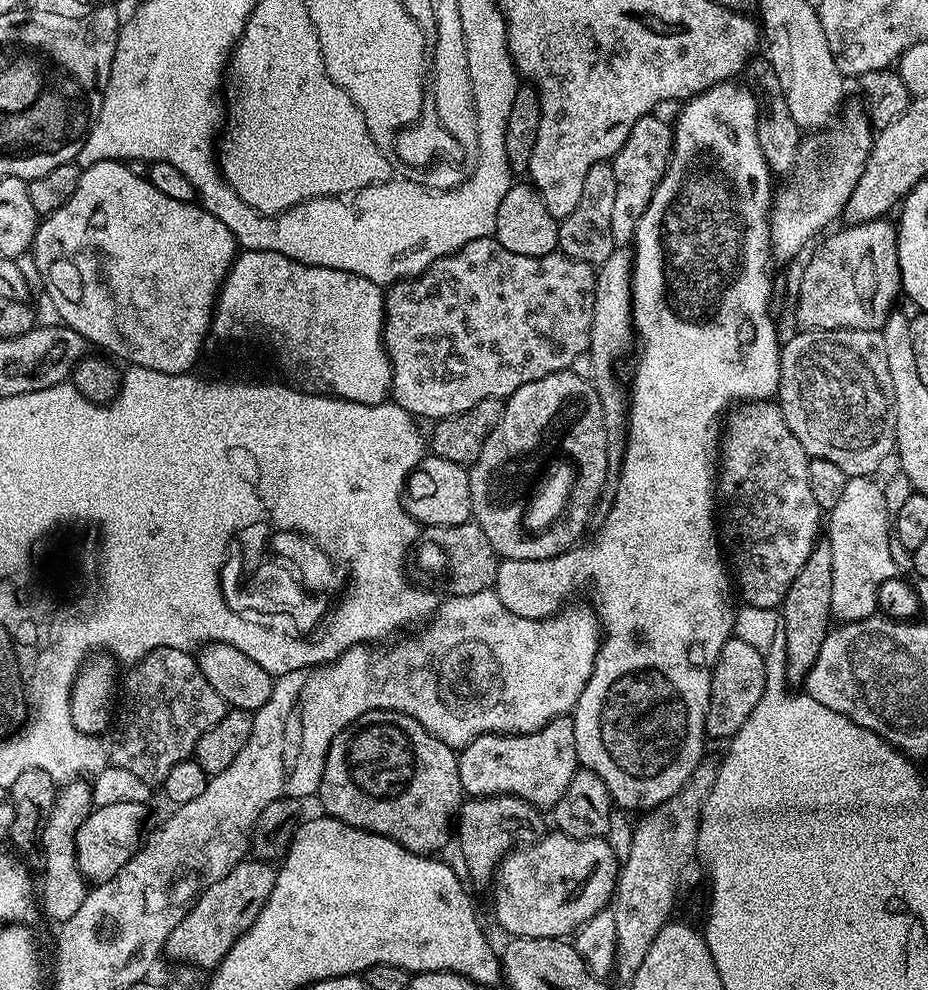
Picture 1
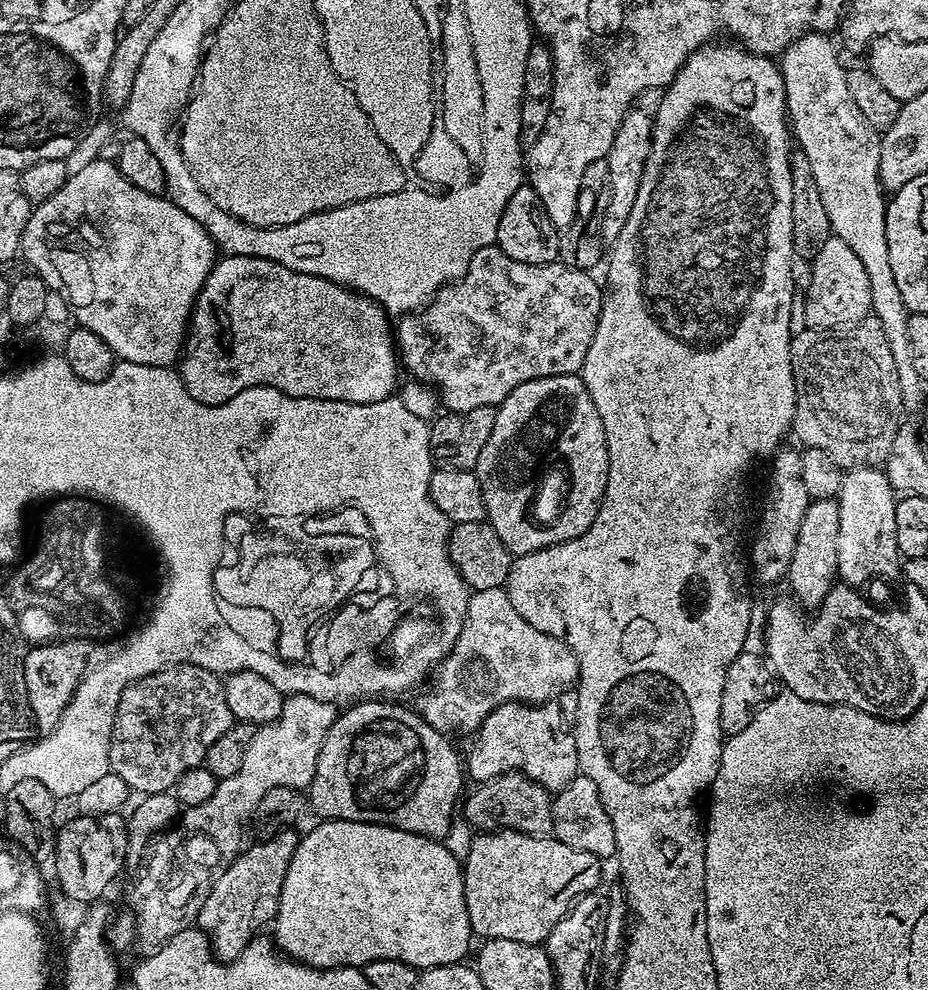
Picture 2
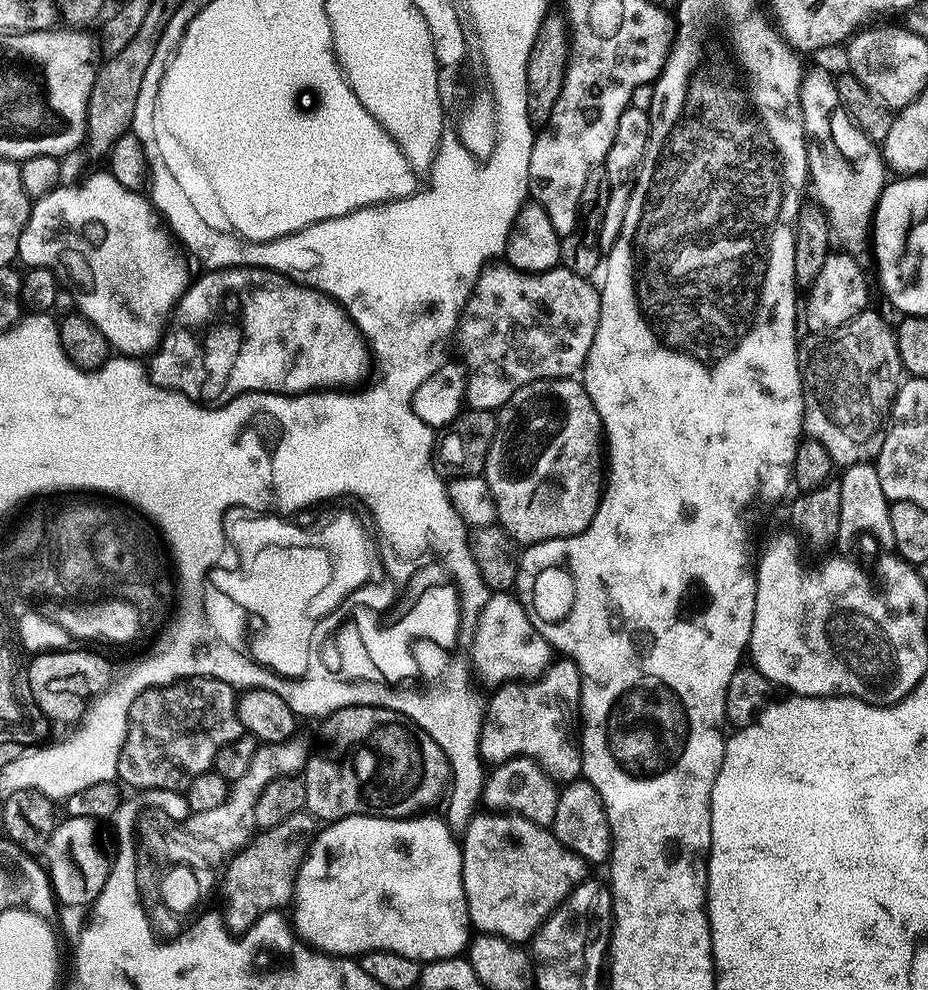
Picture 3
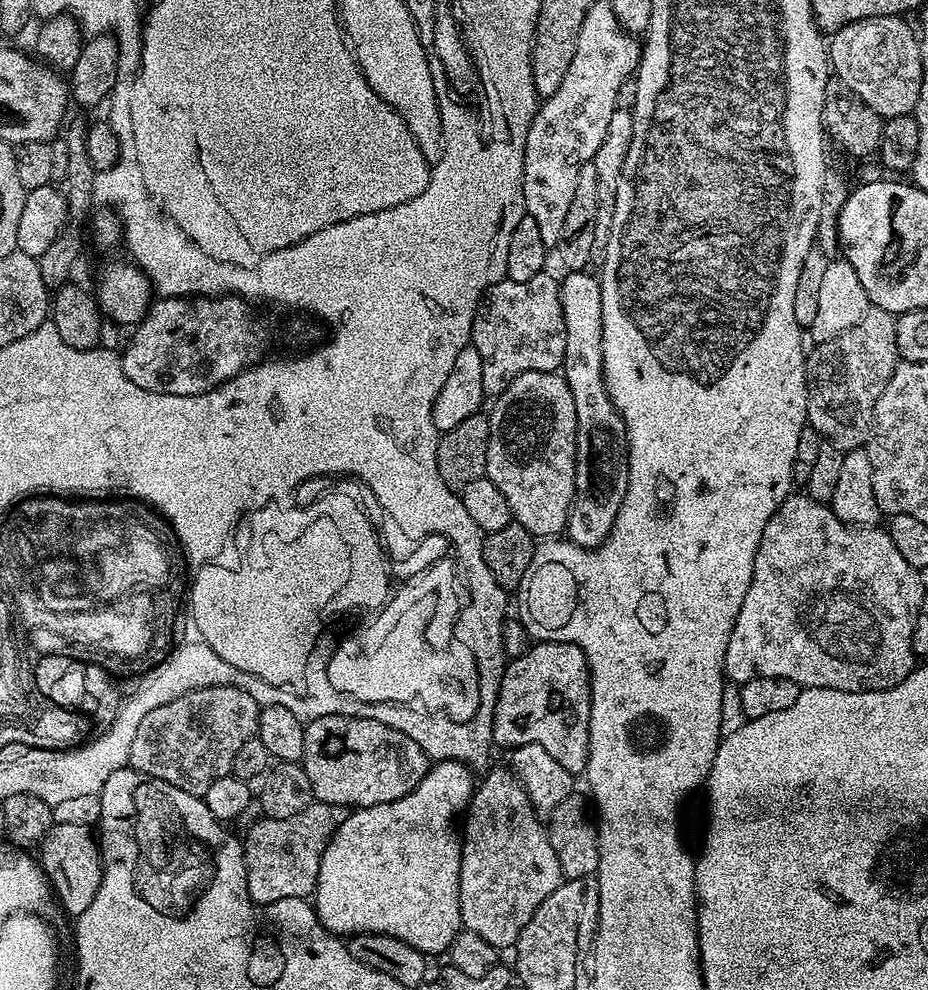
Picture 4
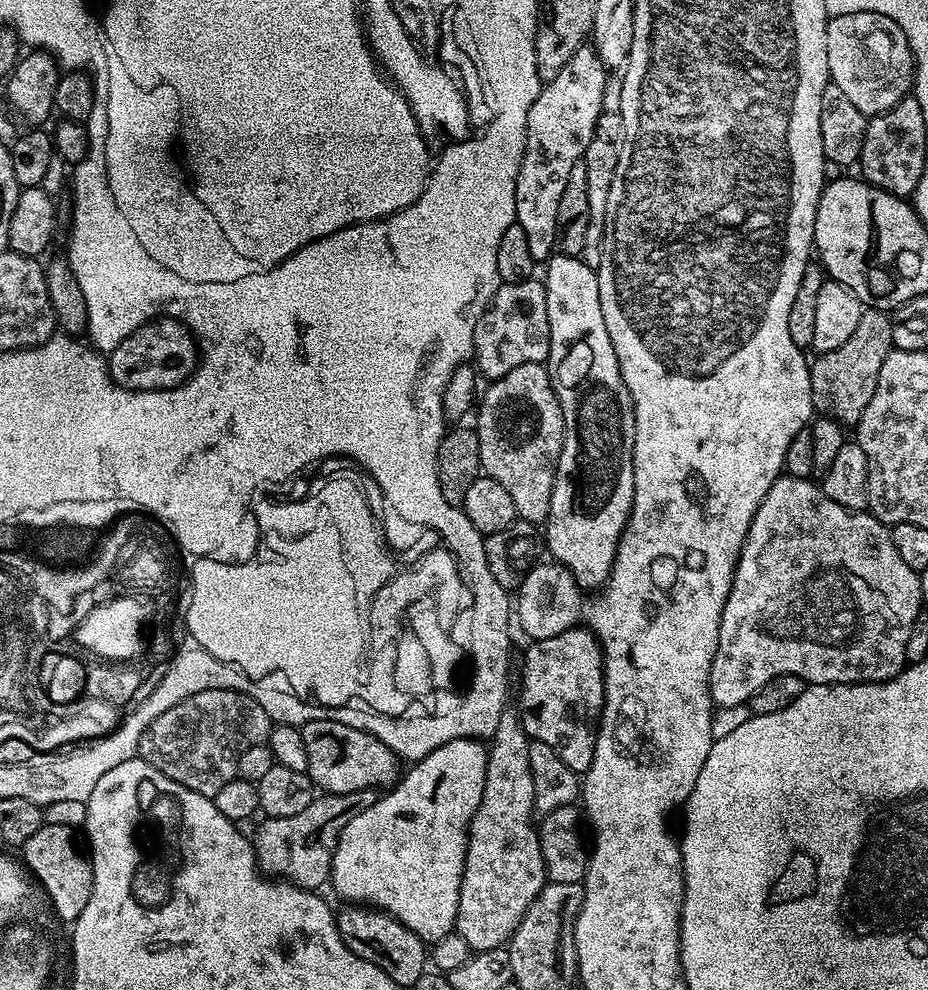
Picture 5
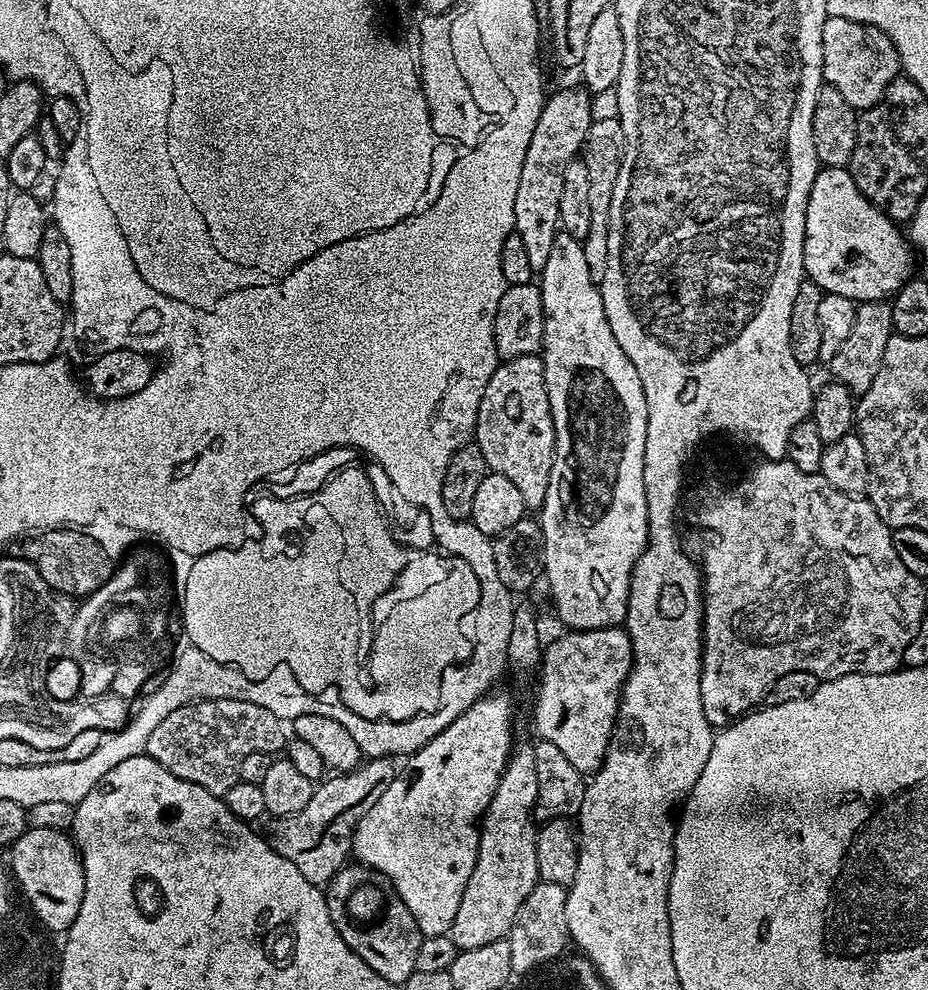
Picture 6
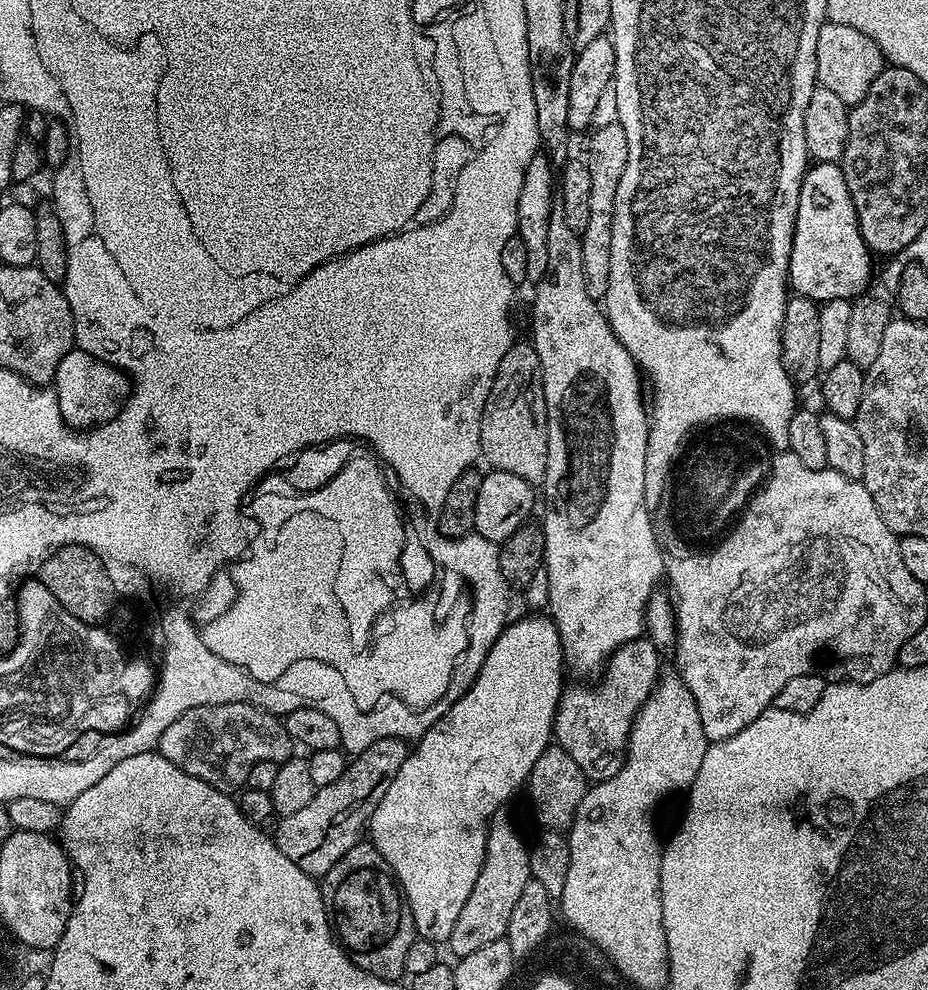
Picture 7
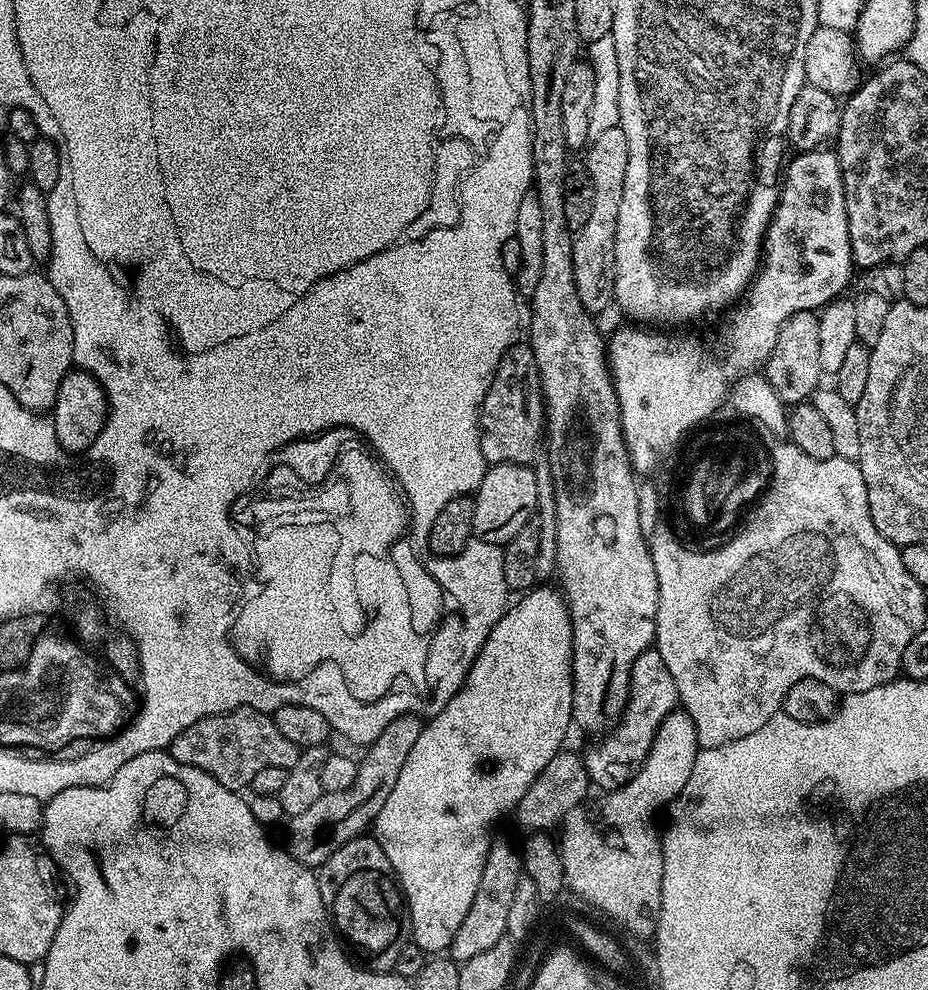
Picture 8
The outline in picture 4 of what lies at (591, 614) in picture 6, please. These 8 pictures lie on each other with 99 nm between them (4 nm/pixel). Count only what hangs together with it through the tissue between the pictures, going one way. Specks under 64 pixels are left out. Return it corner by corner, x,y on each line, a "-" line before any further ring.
591,271
568,272
565,280
559,281
560,301
562,302
562,314
564,315
564,325
566,326
566,354
564,355
564,367
562,375
564,381
570,386
570,394
574,394
574,412
578,414
578,426
576,427
576,497
572,500
572,511
568,513
568,527
566,529
567,539
574,544
581,544
584,548
596,548
604,543
604,539
610,534
614,526
614,518
618,518
618,510
626,498
628,489
628,427
624,424
624,419
618,414
610,394
606,390
604,381
604,367
602,366
602,294
600,293
600,281
595,275
591,276

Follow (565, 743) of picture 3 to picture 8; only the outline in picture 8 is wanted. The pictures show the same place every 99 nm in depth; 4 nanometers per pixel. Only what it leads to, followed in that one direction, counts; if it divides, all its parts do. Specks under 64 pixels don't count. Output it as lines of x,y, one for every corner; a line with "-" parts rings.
655,647
647,648
632,667
628,682
628,704
624,707
624,713
616,723
616,727
607,734
601,735
600,740
588,753
583,753
582,759
588,771
589,781
600,787
601,793
613,792
634,774
646,762
646,754
650,754
650,746
662,726
662,722
671,712
677,711
678,697
674,678
670,678
670,670
666,670
666,662
662,662
662,654
658,654

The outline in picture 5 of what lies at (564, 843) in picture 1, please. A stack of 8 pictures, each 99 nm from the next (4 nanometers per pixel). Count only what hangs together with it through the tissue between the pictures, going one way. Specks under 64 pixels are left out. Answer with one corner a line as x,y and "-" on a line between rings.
512,706
505,707
487,745
486,786
468,826
468,849
458,894
454,930
466,938
472,952
505,947
546,883
540,834
531,820
536,799
534,778
530,774
529,743
519,711

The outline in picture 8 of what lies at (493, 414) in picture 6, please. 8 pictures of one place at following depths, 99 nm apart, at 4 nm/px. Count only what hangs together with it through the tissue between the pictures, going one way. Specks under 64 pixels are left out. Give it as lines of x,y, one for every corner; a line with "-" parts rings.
517,342
510,346
510,350
506,350
506,354
502,354
502,362
498,362
498,366
494,370
490,390
486,390
486,398
480,407
480,445
482,446
482,454
489,465
531,465
541,455
542,437
545,432
546,413
544,410
544,396
540,392
538,362
527,343

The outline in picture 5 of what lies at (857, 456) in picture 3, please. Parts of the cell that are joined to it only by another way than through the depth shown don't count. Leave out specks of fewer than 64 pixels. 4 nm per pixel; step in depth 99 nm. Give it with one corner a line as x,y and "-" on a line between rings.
865,310
862,322
858,322
854,334
838,346
838,350
819,353
810,364
812,407
817,413
831,417
844,426
855,426
862,418
870,398
874,398
874,386
878,386
878,373
882,362
893,352
892,322
884,310

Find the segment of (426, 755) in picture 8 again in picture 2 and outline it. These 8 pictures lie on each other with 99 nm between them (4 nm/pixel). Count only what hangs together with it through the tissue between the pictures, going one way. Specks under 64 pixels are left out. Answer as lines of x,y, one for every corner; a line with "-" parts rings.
324,820
317,828
312,828
301,835
298,846
290,858
290,870
286,870
286,882
282,882
280,908
276,911
274,921
274,943
283,955
306,964
309,968
359,968
374,962
378,958
394,958
398,962
406,962
417,970
458,964
465,959
468,943
474,940
470,926
470,918
466,914
466,898
464,897
464,869
461,861
446,850
446,846
429,836
410,834
406,830
388,828
384,824
367,824
366,822
350,822
349,820

